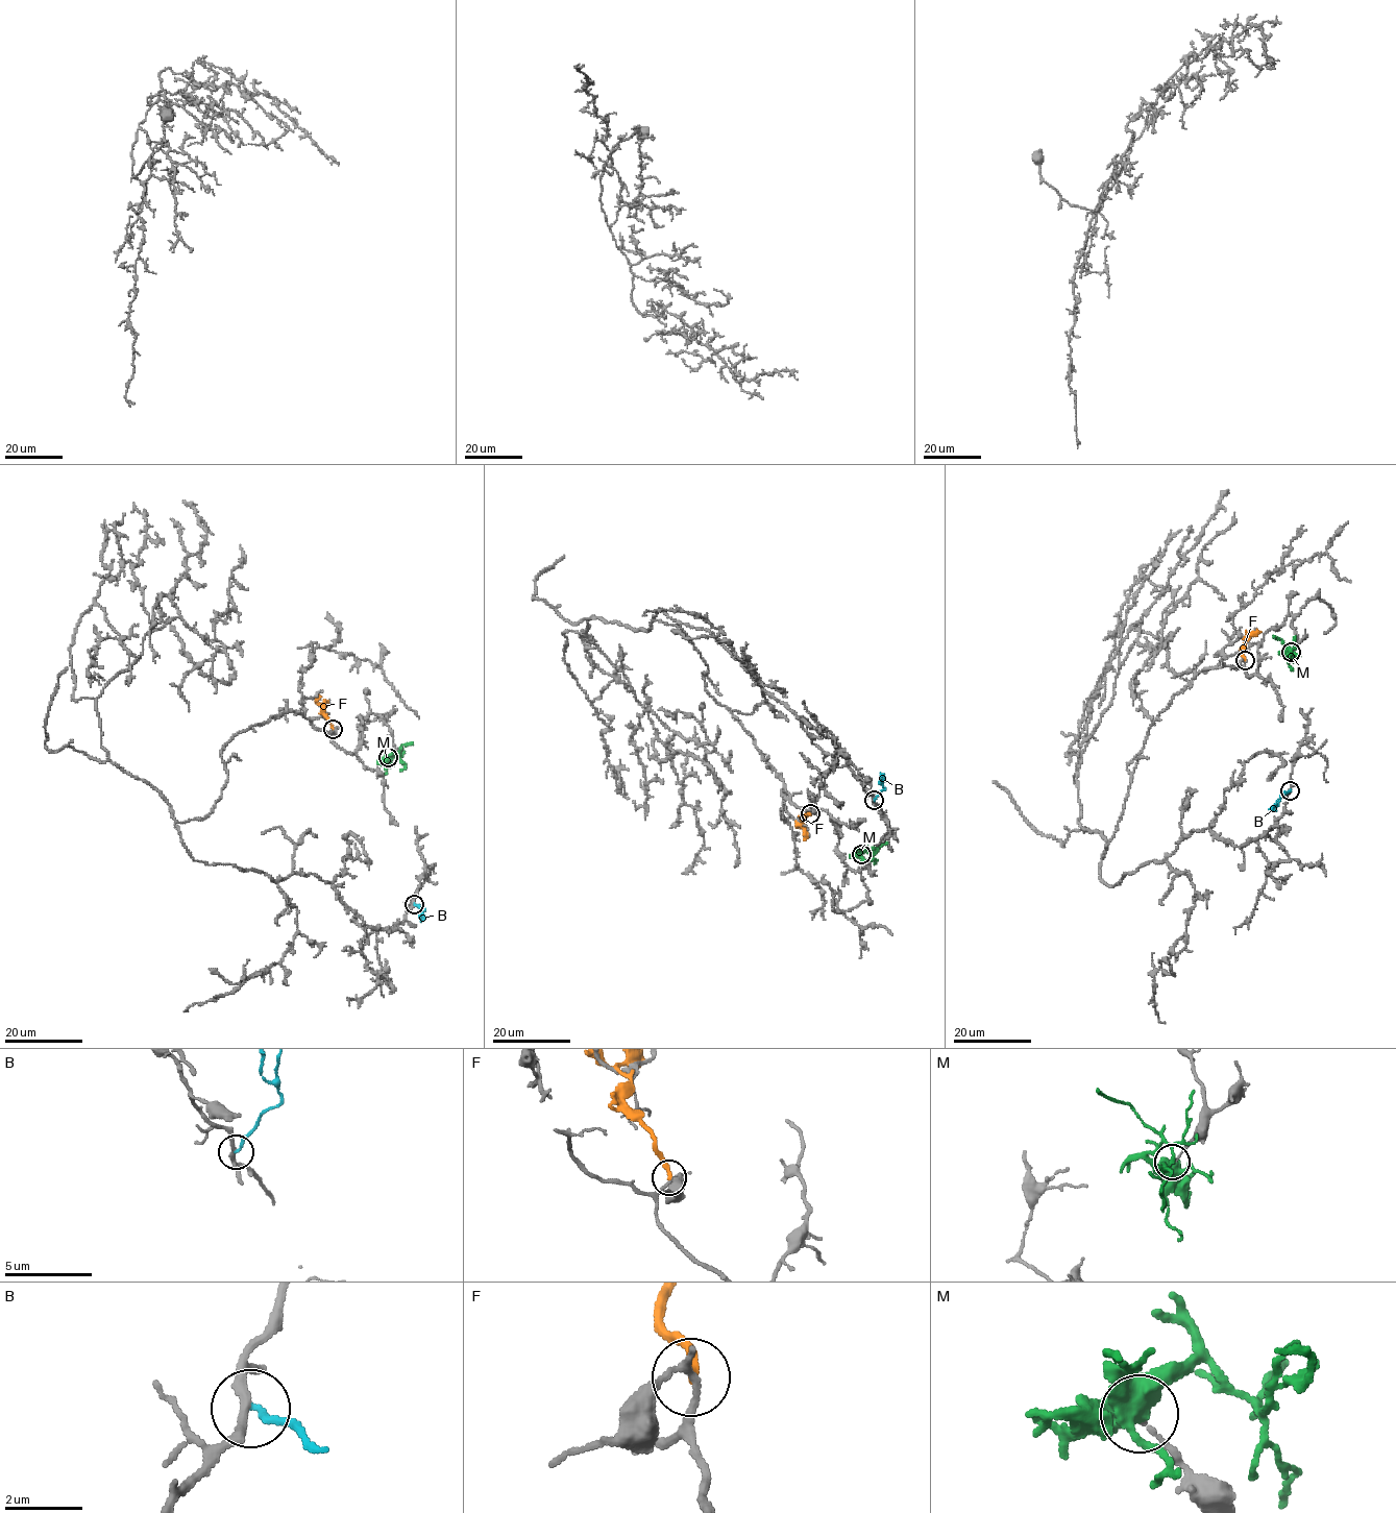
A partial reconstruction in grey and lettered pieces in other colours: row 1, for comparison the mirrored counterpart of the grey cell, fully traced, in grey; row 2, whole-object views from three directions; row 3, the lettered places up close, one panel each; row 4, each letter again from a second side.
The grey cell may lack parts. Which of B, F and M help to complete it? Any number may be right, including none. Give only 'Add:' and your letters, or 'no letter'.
Add: no letter

